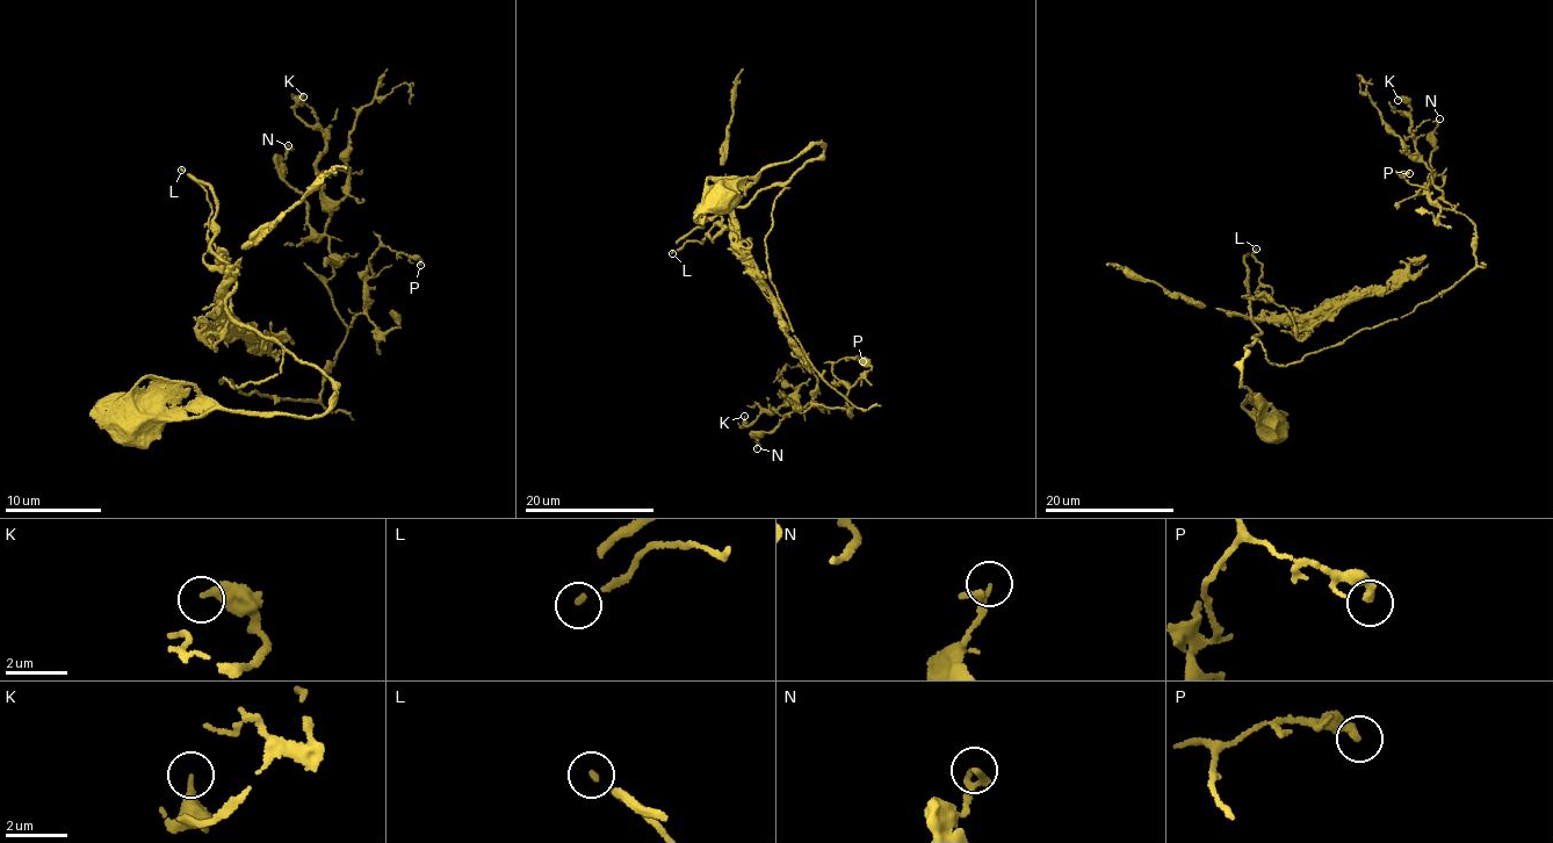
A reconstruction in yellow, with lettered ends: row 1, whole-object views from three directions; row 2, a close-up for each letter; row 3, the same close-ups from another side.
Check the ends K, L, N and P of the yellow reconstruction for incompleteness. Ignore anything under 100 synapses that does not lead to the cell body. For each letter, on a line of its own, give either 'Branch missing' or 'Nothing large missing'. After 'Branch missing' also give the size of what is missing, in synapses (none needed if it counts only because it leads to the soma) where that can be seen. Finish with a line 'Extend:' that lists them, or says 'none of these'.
K: Nothing large missing
L: Branch missing. Roughly 250 synapses
N: Nothing large missing
P: Nothing large missing
Extend: L

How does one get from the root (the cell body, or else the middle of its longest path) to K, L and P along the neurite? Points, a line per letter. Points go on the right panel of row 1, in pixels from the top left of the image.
K: (1272, 426), (1241, 384), (1244, 347), (1291, 365), (1475, 266), (1475, 228), (1398, 100)
L: (1272, 426), (1258, 419), (1251, 389), (1241, 384), (1244, 347), (1261, 332), (1249, 303), (1261, 276), (1256, 249)
P: (1272, 426), (1241, 384), (1244, 347), (1257, 340), (1291, 365), (1401, 318), (1475, 266), (1473, 224), (1409, 173)

